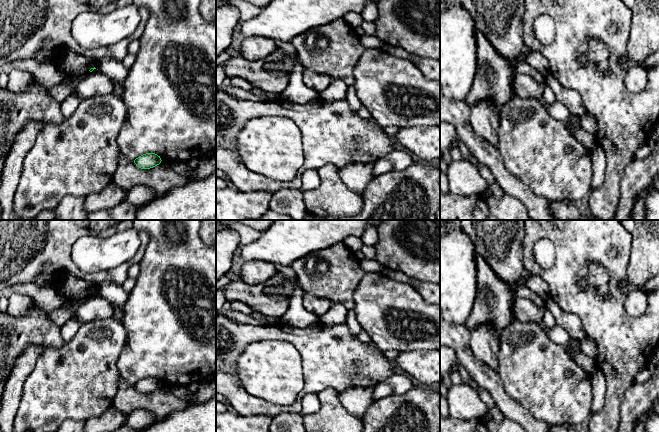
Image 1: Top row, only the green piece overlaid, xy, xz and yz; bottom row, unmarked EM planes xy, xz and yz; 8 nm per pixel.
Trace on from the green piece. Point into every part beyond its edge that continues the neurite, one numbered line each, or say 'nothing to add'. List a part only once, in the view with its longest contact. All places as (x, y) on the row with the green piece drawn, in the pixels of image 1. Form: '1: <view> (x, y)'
nothing to add

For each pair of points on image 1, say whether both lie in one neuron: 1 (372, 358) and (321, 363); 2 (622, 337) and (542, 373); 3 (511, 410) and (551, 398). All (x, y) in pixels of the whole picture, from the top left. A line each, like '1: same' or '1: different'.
1: same
2: different
3: different

